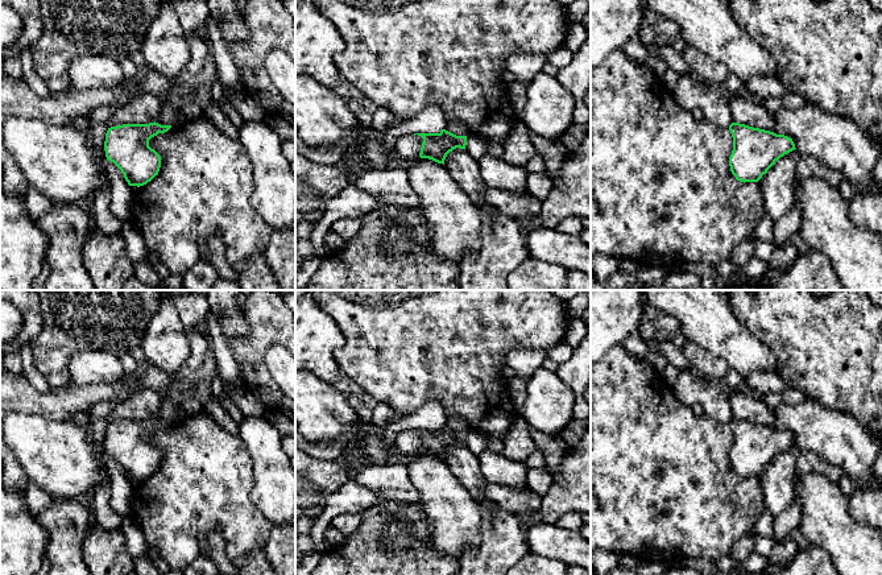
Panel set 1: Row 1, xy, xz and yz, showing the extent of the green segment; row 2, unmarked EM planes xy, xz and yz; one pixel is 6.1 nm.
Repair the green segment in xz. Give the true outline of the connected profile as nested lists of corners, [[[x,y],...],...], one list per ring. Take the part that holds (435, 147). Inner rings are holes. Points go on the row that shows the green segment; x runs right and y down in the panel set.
[[[446,129],[439,133],[414,133],[423,138],[419,157],[444,165],[450,152],[456,148],[465,149],[467,136],[456,136]]]

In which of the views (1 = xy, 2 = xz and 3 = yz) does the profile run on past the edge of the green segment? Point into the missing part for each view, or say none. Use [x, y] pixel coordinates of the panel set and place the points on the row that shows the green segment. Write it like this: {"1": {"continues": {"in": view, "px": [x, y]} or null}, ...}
{"1": {"continues": null}, "2": {"continues": null}, "3": {"continues": null}}

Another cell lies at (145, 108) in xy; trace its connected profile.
[[[142,94],[124,107],[119,108],[109,119],[109,127],[123,124],[149,124],[154,123],[161,112],[161,95]]]

